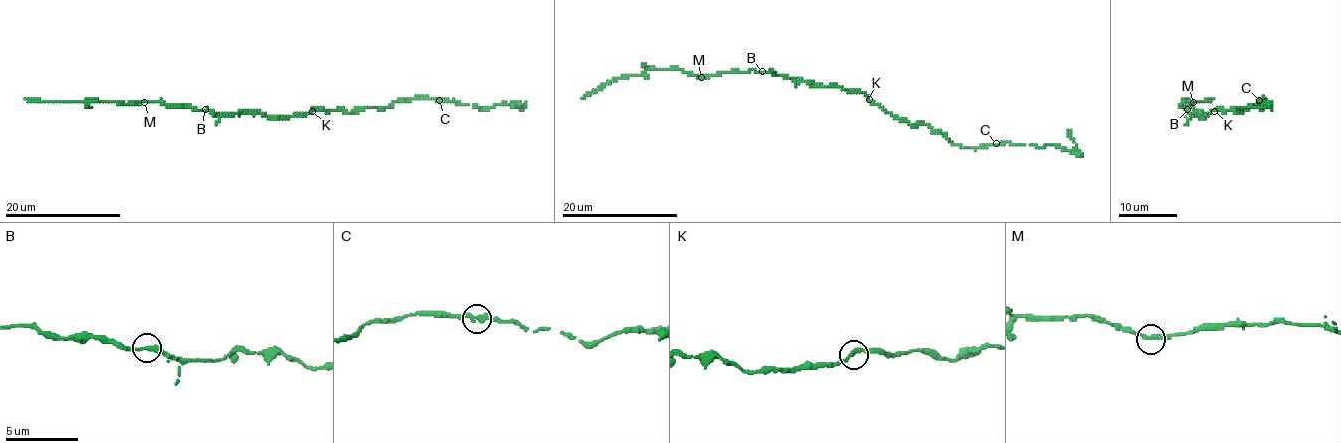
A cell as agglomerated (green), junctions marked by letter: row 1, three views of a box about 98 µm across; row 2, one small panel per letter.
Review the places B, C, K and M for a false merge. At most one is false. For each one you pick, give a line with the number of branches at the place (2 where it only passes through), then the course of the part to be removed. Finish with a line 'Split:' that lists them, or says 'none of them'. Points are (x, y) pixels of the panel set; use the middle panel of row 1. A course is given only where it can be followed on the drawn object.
Split: none of them

